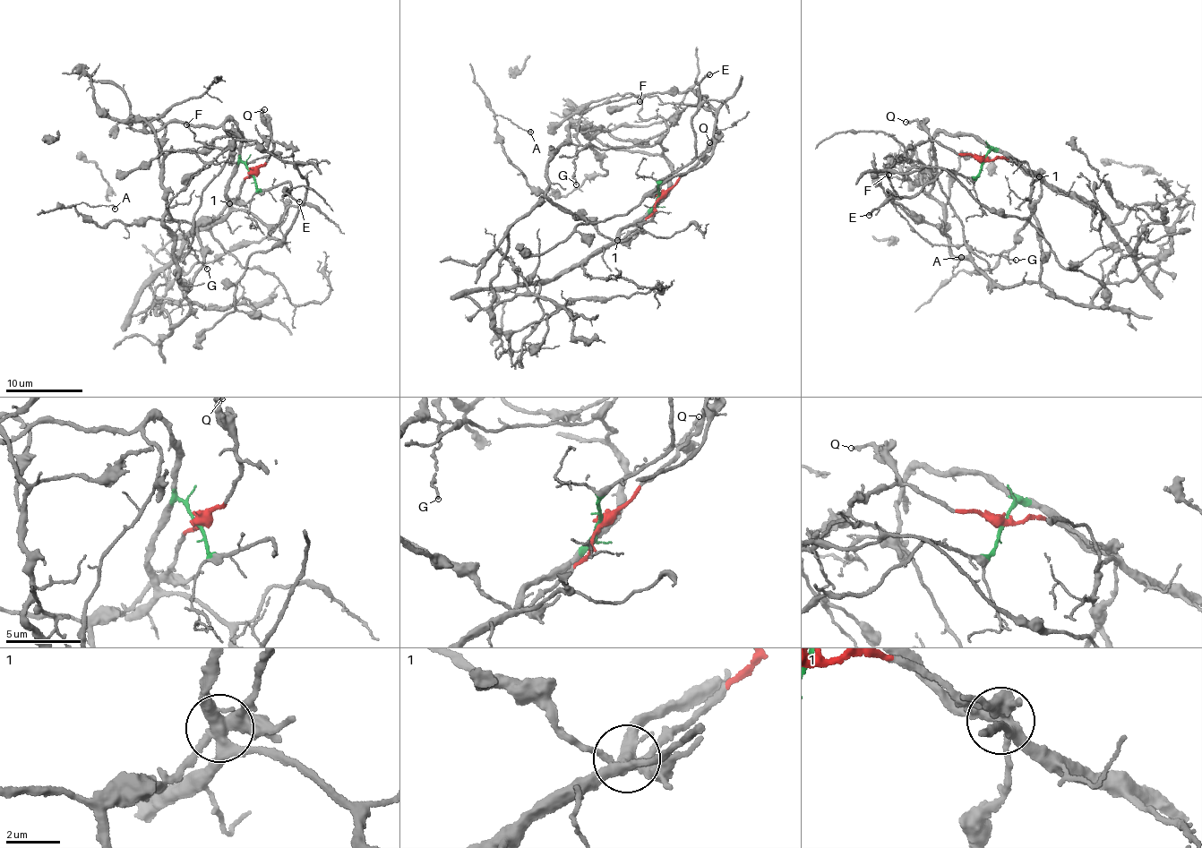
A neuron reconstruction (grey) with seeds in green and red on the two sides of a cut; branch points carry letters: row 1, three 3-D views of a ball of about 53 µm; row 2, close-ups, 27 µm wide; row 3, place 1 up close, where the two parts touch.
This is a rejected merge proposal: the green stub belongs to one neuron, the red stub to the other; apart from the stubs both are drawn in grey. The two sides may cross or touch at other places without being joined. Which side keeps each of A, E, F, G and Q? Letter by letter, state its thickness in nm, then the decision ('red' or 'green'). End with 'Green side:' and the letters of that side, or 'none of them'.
A: calibre 170 nm; red
E: calibre 170 nm; green
F: calibre 120 nm; green
G: calibre 120 nm; red
Q: calibre 160 nm; red
Green side: E, F

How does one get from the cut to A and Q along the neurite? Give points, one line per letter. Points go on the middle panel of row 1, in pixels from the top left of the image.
A: (659, 197), (642, 225), (622, 239), (605, 236), (527, 182), (505, 156), (495, 118), (500, 115), (530, 132)
Q: (659, 197), (696, 164), (710, 142)

